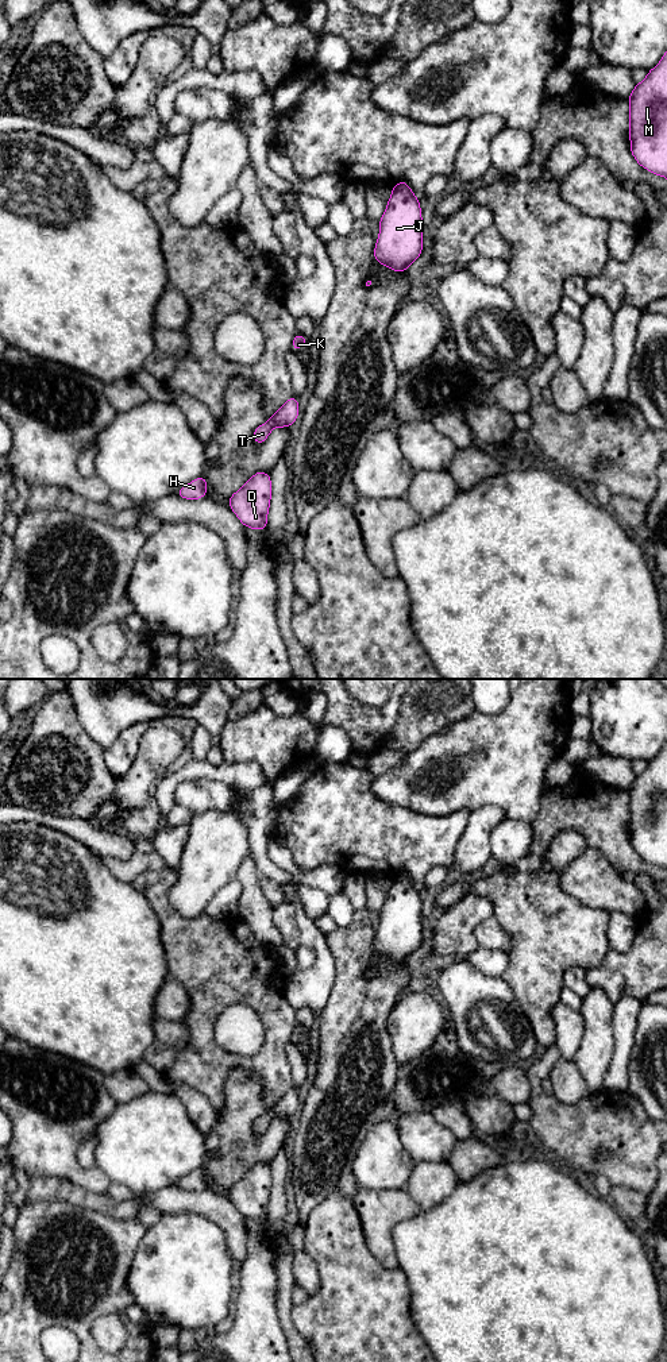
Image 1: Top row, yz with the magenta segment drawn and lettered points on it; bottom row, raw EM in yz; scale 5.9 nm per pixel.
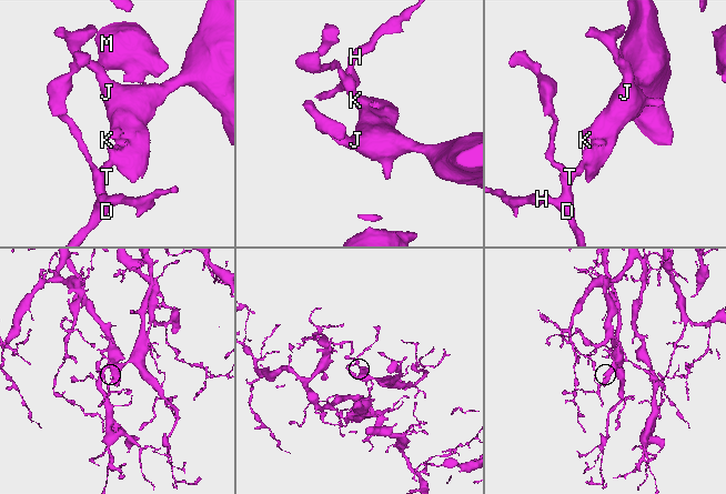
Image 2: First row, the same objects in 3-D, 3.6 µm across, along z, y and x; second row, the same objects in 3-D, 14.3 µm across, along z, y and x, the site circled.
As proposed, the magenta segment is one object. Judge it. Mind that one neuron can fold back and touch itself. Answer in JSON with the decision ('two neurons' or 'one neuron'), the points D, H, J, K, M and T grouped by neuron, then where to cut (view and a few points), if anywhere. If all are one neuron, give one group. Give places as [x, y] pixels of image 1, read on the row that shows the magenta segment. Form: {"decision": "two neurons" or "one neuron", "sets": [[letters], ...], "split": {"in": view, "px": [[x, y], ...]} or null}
{"decision": "one neuron", "sets": [["D", "H", "J", "K", "M", "T"]], "split": null}

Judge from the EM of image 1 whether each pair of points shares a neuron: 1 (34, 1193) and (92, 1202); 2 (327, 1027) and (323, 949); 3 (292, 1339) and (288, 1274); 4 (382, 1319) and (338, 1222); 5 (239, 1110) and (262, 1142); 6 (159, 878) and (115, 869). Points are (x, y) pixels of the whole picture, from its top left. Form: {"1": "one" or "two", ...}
{"1": "one", "2": "two", "3": "one", "4": "one", "5": "one", "6": "two"}

